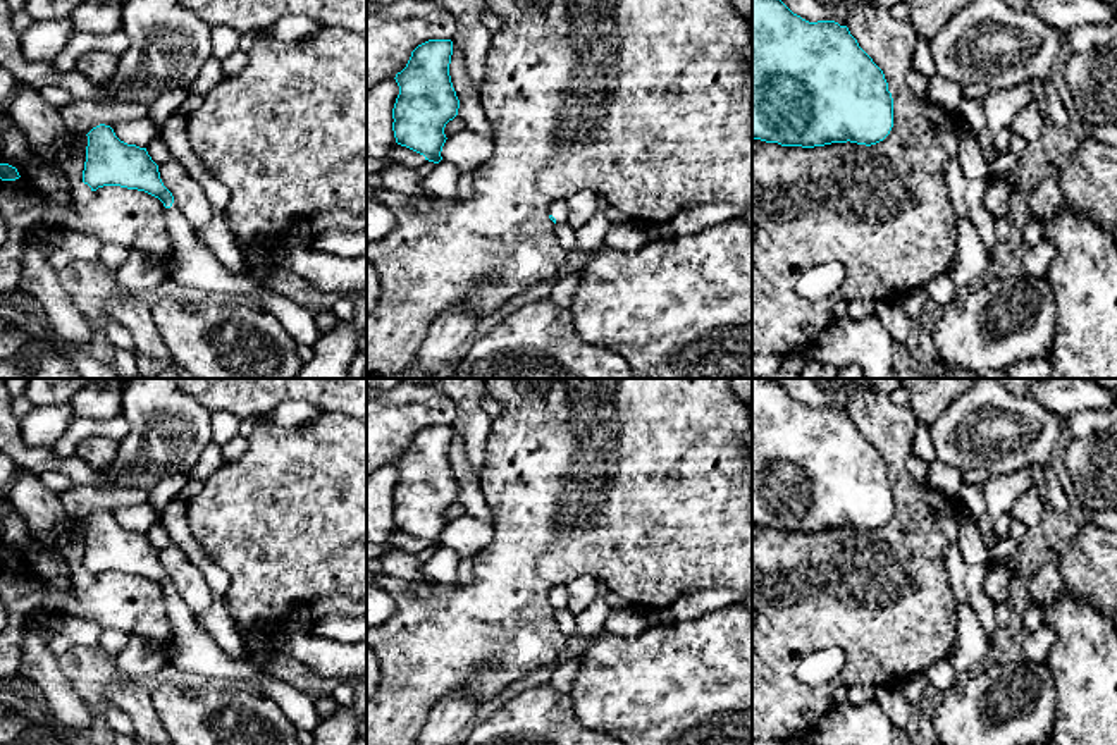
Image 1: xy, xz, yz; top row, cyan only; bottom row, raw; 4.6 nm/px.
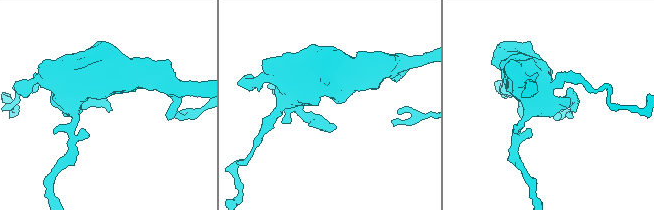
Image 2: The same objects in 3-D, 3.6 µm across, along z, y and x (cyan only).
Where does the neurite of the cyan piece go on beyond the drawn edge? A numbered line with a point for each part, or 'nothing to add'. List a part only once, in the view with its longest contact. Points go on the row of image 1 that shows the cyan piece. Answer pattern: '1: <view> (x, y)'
1: xy (193, 265)

